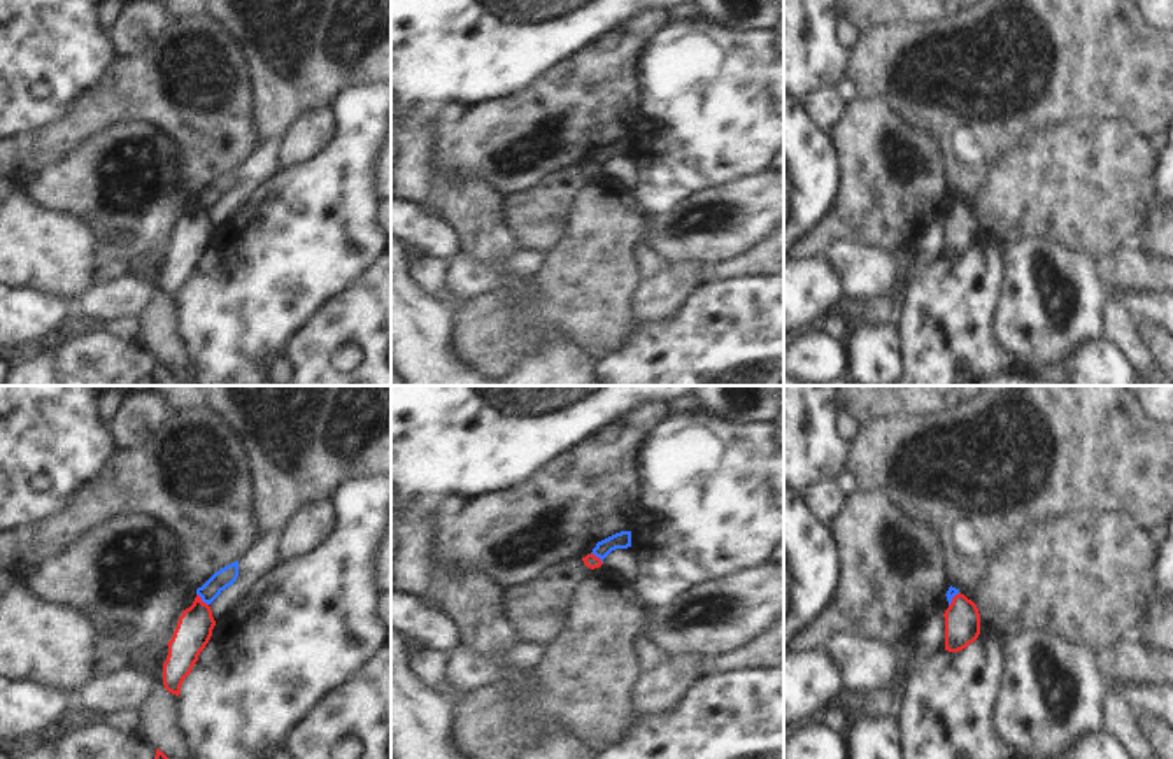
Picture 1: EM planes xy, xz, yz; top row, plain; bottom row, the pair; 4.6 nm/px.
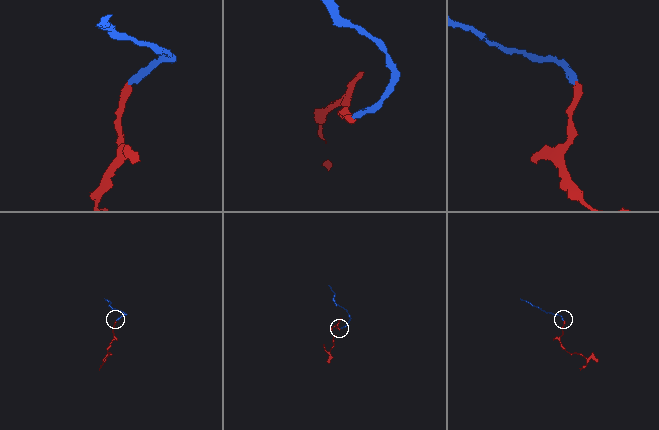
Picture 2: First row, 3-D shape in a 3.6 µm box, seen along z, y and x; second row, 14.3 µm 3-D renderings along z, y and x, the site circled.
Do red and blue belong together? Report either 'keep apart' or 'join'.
keep apart

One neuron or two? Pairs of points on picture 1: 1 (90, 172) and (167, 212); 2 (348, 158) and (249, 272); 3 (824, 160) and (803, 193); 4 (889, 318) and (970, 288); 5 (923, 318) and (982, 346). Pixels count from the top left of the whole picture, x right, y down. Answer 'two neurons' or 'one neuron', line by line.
1: one neuron
2: one neuron
3: one neuron
4: two neurons
5: one neuron

